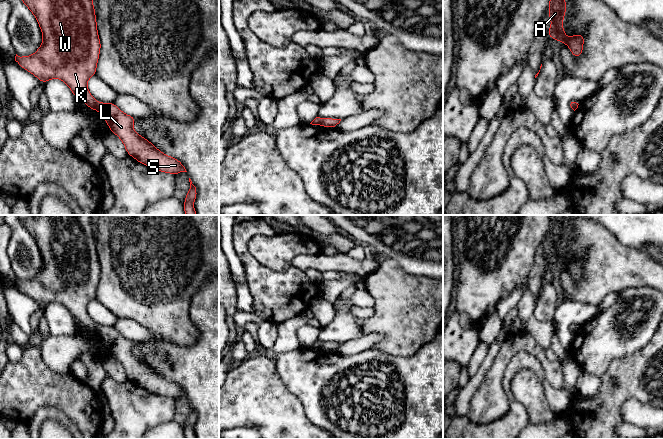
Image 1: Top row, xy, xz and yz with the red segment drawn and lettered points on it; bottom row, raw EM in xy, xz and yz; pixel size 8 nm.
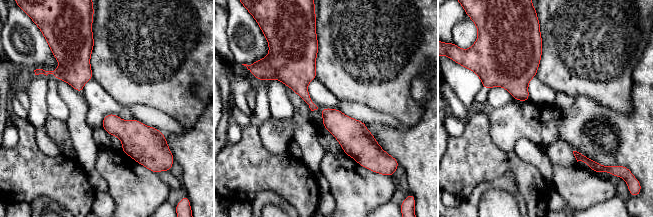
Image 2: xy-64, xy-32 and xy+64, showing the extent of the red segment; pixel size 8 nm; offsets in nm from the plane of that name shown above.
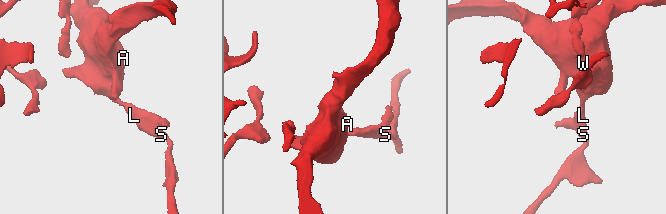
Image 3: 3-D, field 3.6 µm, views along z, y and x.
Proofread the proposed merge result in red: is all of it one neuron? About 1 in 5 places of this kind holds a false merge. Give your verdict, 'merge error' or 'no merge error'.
no merge error

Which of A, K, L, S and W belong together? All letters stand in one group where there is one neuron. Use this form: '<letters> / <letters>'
A K L S W

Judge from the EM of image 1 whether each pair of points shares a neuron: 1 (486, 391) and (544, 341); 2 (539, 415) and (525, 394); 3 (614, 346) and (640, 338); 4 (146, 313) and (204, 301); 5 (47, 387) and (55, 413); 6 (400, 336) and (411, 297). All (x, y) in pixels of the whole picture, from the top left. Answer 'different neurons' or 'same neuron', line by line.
1: different neurons
2: same neuron
3: same neuron
4: different neurons
5: different neurons
6: same neuron

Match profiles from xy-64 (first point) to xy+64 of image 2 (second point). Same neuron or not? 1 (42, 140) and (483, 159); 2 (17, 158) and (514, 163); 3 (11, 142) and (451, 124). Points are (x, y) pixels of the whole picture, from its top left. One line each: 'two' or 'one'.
1: two
2: one
3: one

